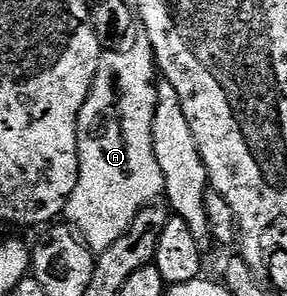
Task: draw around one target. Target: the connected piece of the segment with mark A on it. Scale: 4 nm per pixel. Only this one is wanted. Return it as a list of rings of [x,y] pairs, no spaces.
[[[145,39],[139,41],[139,45],[131,44],[129,47],[123,47],[117,51],[103,52],[102,62],[94,76],[90,94],[78,116],[78,182],[76,183],[76,191],[72,191],[66,204],[64,217],[76,230],[78,236],[85,241],[86,246],[95,254],[103,253],[108,247],[112,247],[112,243],[116,243],[116,239],[120,239],[120,235],[124,235],[124,231],[128,231],[132,219],[136,219],[139,211],[146,205],[155,204],[164,193],[164,175],[160,171],[160,163],[156,163],[156,151],[152,143],[152,119],[156,115],[156,103],[158,102],[154,48]]]

